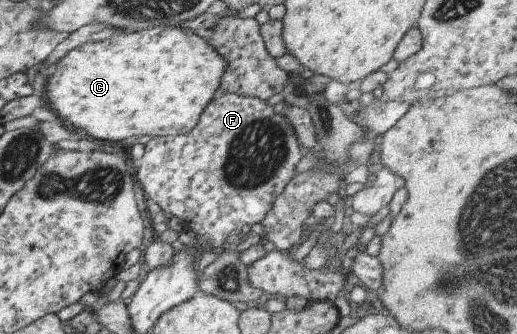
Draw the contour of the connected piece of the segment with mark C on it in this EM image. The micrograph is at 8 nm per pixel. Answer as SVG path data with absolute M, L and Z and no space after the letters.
M157 25L140 31L117 32L102 41L86 42L68 50L45 73L41 93L46 107L71 129L83 130L96 143L126 145L129 138L184 135L191 130L205 105L217 96L225 65L224 58L193 31Z

